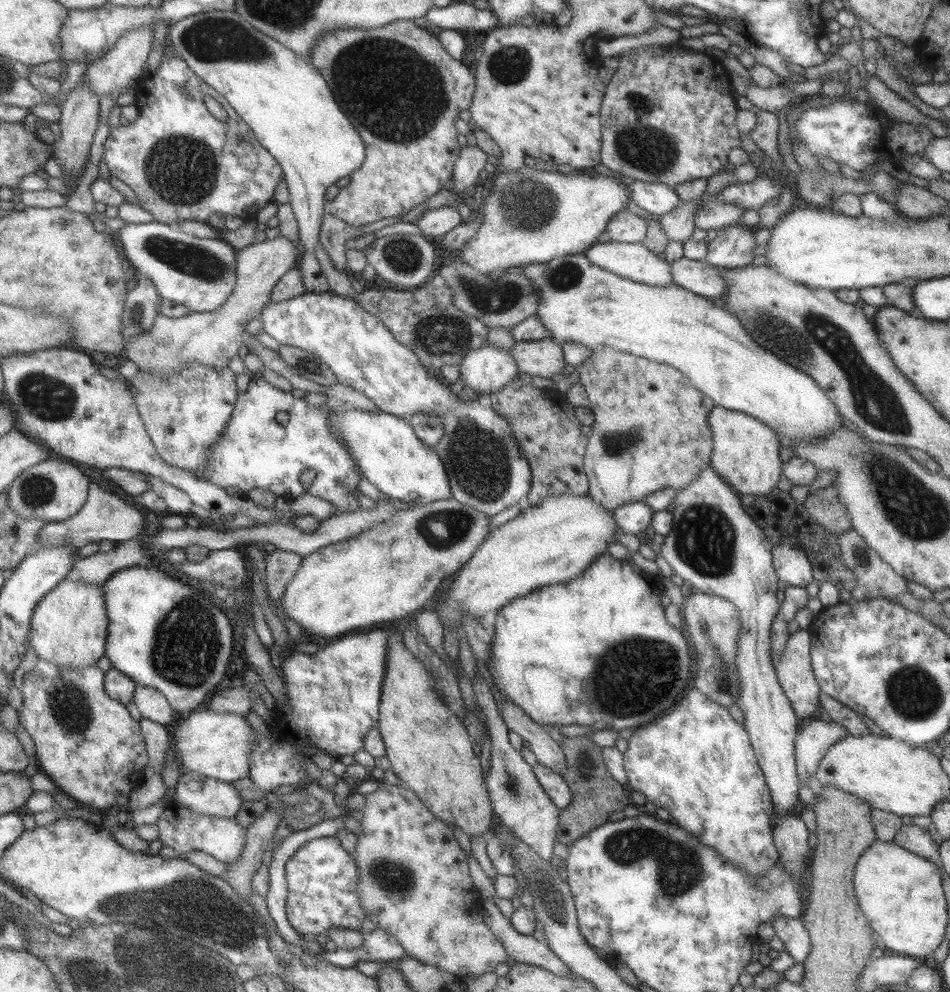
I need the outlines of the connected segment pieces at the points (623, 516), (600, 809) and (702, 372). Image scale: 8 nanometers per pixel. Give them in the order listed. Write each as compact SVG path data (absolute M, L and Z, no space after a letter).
M641 501L630 502L614 508L615 526L624 534L639 535L651 523L653 511Z
M565 737L561 740L560 748L565 758L565 769L559 772L567 782L571 792L571 803L559 813L559 824L556 830L556 840L569 846L574 840L581 838L590 830L601 826L607 817L615 810L621 811L631 804L629 793L617 783L612 774L605 769L601 749L589 741L589 737Z
M582 254L552 258L545 264L533 262L513 271L493 272L491 277L497 279L510 272L519 272L532 282L537 294L534 316L556 343L576 342L590 350L609 346L619 352L673 366L715 405L751 415L775 432L789 436L791 440L820 439L841 425L841 416L835 405L807 374L793 369L790 364L753 342L752 338L746 336L746 330L739 324L737 317L675 283L661 288L619 278L589 263Z

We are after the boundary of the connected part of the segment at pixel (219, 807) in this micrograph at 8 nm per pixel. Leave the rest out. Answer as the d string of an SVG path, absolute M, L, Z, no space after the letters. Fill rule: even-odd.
M182 772L175 786L173 803L197 814L234 818L243 799L235 787L194 772Z

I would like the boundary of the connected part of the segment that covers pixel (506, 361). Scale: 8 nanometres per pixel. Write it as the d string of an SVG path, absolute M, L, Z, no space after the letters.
M486 341L477 350L468 352L457 366L459 368L459 380L463 383L463 387L474 390L476 394L479 394L479 398L497 392L513 378L516 378L519 372L509 350L493 348Z

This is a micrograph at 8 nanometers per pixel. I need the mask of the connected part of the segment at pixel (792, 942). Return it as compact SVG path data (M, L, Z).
M778 916L773 917L770 924L774 935L783 943L784 951L793 958L794 962L802 963L811 948L811 943L801 919Z

